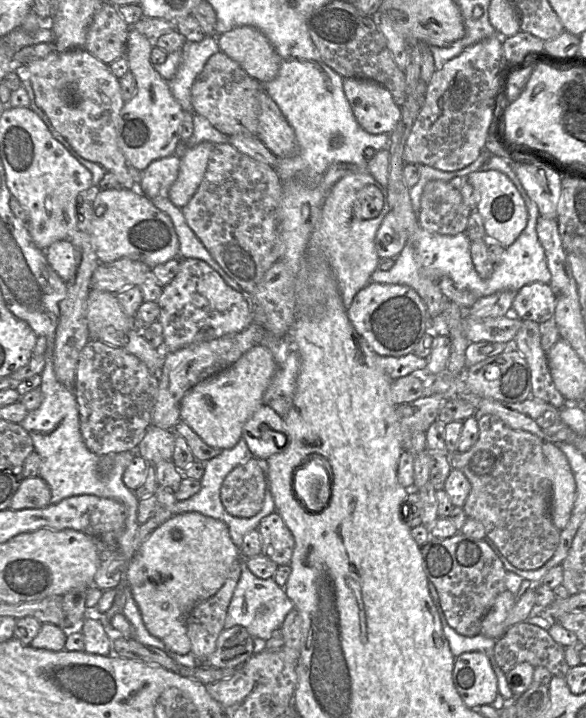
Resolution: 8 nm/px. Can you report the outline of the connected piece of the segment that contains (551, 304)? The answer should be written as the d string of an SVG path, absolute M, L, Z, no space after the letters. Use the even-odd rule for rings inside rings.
M533 282L516 292L511 314L538 324L553 320L556 297L549 284Z

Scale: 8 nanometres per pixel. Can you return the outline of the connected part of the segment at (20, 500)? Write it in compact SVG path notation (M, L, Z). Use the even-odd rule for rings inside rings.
M38 475L24 478L14 494L10 509L40 509L51 504L51 490L44 479Z

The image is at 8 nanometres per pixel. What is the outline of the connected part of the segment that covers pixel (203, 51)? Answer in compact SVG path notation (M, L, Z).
M206 35L199 42L186 42L182 48L182 58L175 76L168 81L172 95L184 111L191 112L192 85L205 66L207 60L220 51L217 36Z

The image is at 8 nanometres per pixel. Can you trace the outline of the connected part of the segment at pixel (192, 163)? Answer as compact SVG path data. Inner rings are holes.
M201 142L187 150L180 158L178 177L168 193L169 200L175 206L183 208L197 191L214 146L211 142Z

